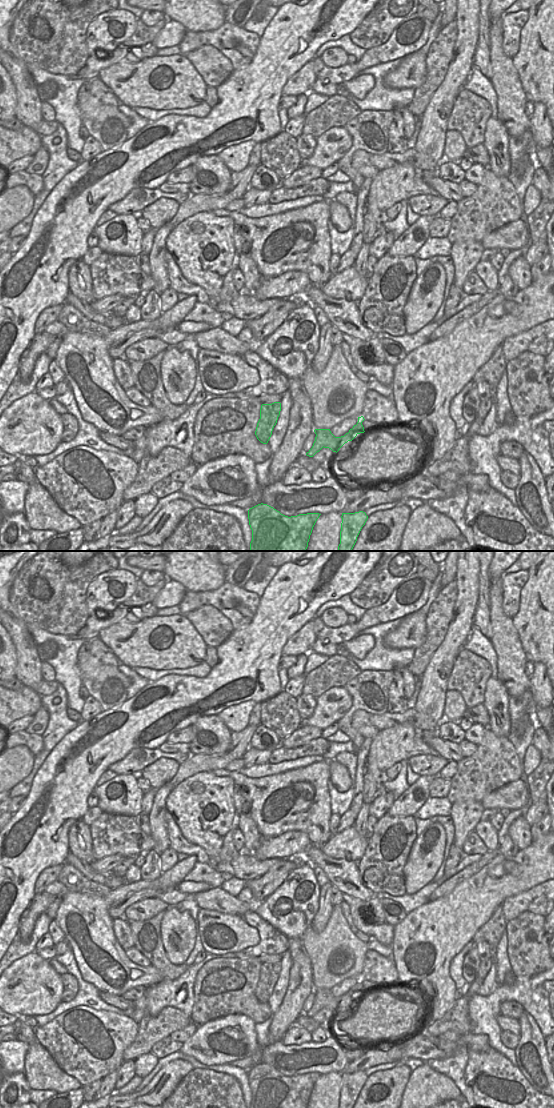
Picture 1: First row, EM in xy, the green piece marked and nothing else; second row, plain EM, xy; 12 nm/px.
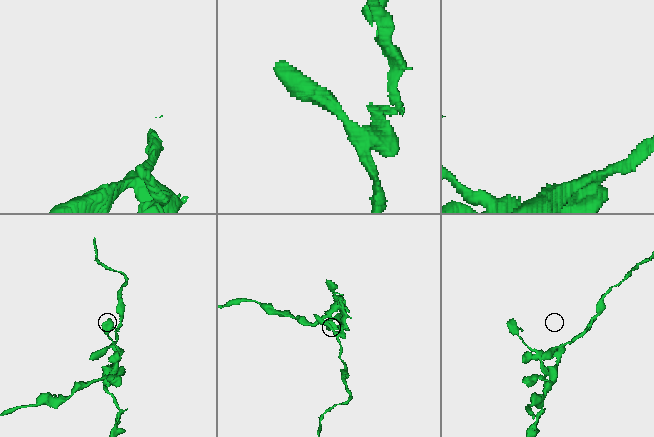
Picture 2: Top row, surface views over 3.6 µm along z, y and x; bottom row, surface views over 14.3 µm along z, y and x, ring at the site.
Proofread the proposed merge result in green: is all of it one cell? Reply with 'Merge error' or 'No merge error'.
Merge error

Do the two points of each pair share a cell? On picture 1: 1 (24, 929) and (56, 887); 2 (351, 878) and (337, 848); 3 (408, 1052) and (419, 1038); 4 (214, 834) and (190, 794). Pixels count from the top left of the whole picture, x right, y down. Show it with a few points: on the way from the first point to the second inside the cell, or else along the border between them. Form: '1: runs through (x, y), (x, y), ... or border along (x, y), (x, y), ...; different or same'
1: border along (44, 891), (56, 897); different
2: border along (321, 849), (328, 856), (353, 860), (356, 863); different
3: runs through (411, 1049), (419, 1041); same
4: runs through (206, 824), (201, 814), (200, 804); same

